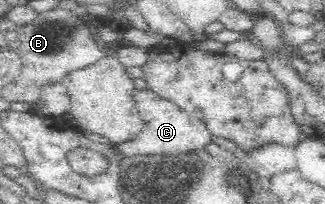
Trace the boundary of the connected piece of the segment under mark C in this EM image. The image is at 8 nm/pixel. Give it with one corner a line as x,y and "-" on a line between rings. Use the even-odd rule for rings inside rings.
149,88
139,89
133,95
139,115
144,121
144,129
137,137
122,141
116,145
116,150
123,157
135,155
183,155
193,151
203,151
213,137
206,123
189,115
172,101
159,97

